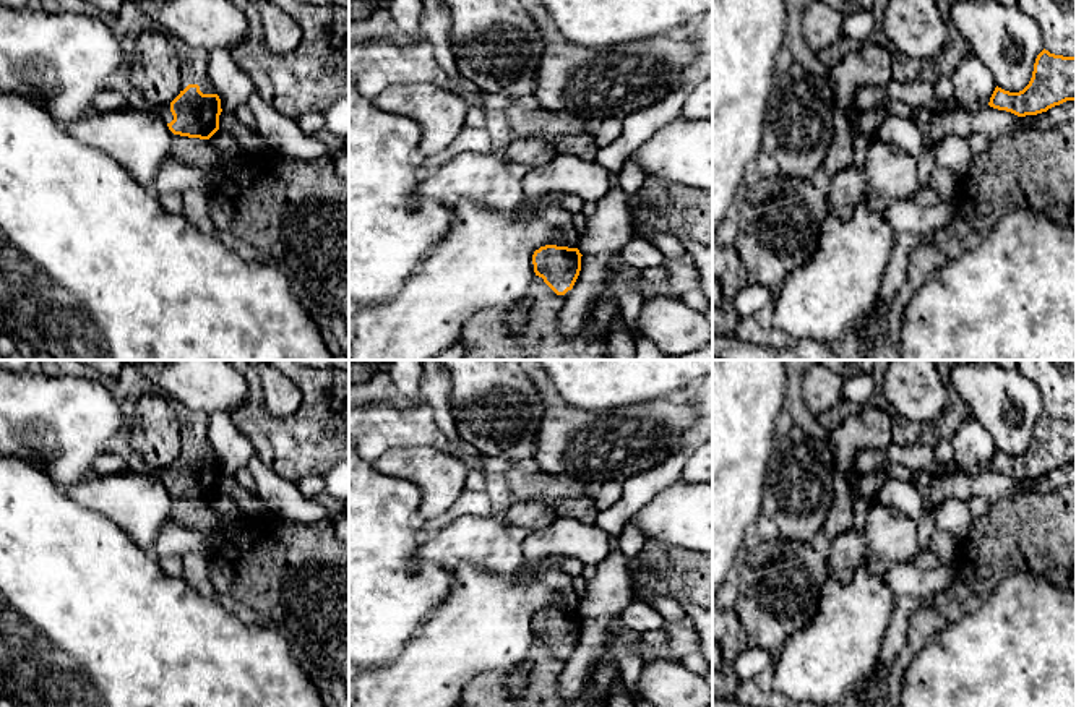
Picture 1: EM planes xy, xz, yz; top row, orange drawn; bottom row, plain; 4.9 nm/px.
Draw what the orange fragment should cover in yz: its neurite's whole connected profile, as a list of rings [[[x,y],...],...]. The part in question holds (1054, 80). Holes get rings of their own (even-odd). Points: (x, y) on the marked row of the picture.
[[[1042,50],[1029,84],[1019,92],[995,88],[988,105],[1018,117],[1037,115],[1066,101],[1076,101],[1076,57]]]

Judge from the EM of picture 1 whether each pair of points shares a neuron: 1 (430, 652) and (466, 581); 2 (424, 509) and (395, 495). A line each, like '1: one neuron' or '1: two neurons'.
1: one neuron
2: two neurons

